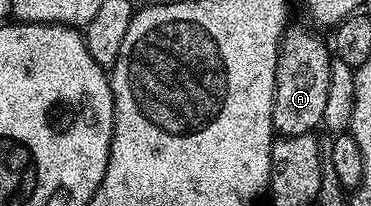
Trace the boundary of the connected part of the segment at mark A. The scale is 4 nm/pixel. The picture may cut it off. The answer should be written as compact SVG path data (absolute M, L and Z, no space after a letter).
M288 30L284 34L283 41L279 45L279 60L275 70L275 100L273 101L273 113L271 114L272 128L280 136L294 137L297 135L310 135L323 121L325 101L328 100L330 69L333 62L332 52L326 38L314 35L311 31Z

